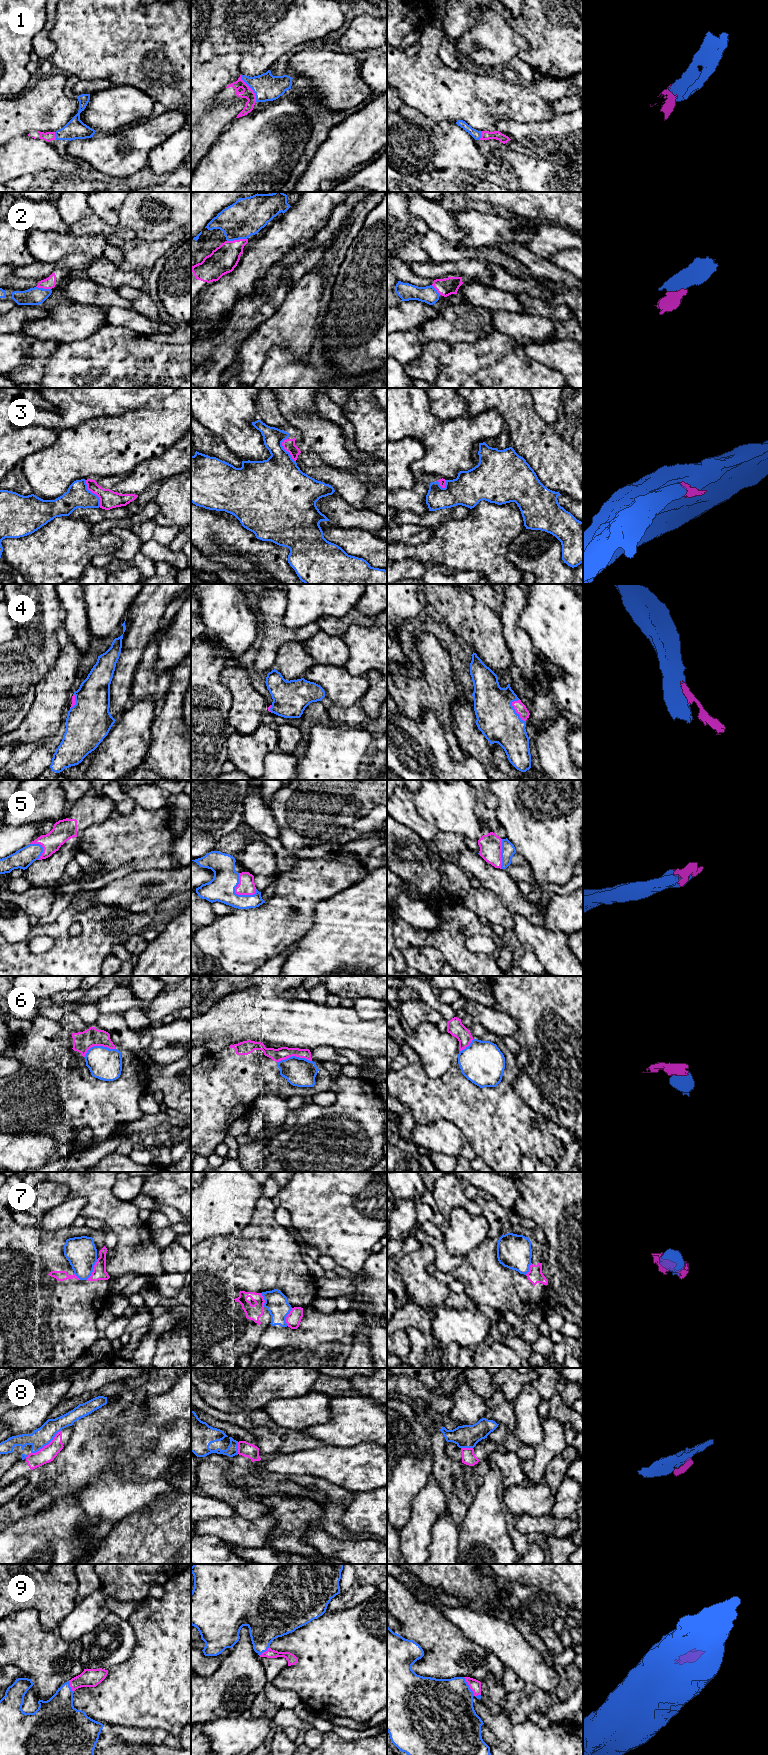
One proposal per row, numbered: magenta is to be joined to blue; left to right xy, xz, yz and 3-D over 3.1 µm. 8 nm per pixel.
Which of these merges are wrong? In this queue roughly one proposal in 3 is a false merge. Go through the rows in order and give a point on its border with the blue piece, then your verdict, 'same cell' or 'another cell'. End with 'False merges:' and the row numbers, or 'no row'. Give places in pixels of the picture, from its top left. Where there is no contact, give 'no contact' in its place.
1: meets blue in xz at (250, 87); same cell
2: meets blue in xz at (236, 239); same cell
3: meets blue in xy at (93, 493); another cell
4: meets blue in yz at (515, 712); same cell
5: meets blue in xz at (234, 892); same cell
6: meets blue in xy at (98, 1046); another cell
7: meets blue in xy at (93, 1268); another cell
8: meets blue in xy at (46, 1444); another cell
9: meets blue in yz at (470, 1689); same cell
False merges: 3, 6, 7, 8

